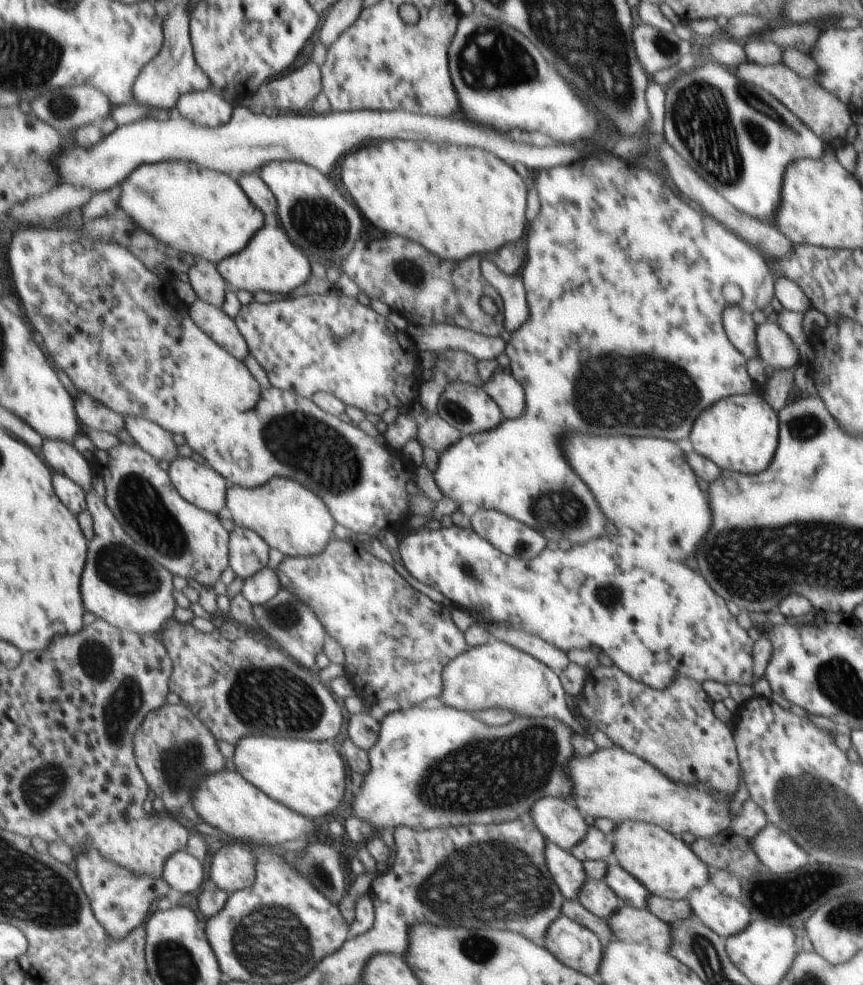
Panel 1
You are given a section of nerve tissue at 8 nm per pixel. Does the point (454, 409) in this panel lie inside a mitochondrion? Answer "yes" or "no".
yes

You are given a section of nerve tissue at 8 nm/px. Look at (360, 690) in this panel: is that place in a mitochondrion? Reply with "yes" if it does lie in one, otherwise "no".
no

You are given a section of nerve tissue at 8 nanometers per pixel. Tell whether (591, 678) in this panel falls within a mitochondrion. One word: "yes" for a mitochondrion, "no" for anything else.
no

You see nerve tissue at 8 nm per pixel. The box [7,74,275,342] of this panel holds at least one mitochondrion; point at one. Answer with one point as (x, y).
(61, 105)

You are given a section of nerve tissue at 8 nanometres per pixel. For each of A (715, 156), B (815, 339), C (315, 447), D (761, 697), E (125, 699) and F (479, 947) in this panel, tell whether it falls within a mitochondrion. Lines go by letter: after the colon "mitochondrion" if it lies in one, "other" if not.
A: mitochondrion
B: other
C: mitochondrion
D: other
E: mitochondrion
F: mitochondrion

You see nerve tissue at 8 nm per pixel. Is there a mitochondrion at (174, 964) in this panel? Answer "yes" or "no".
yes

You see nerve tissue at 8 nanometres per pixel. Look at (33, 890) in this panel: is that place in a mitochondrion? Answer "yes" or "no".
yes

